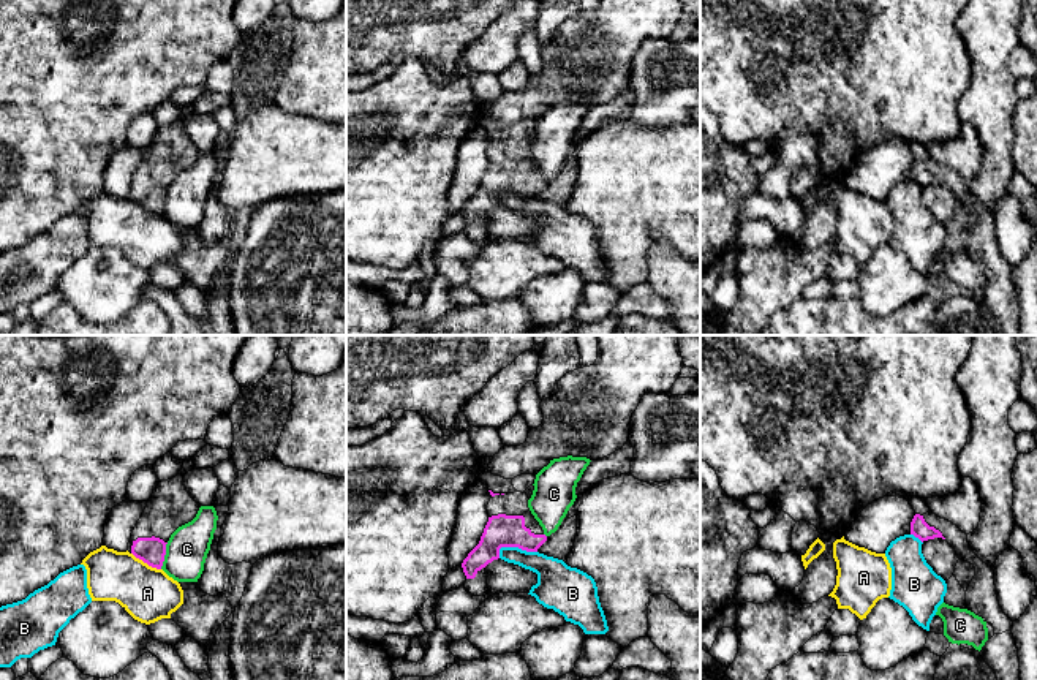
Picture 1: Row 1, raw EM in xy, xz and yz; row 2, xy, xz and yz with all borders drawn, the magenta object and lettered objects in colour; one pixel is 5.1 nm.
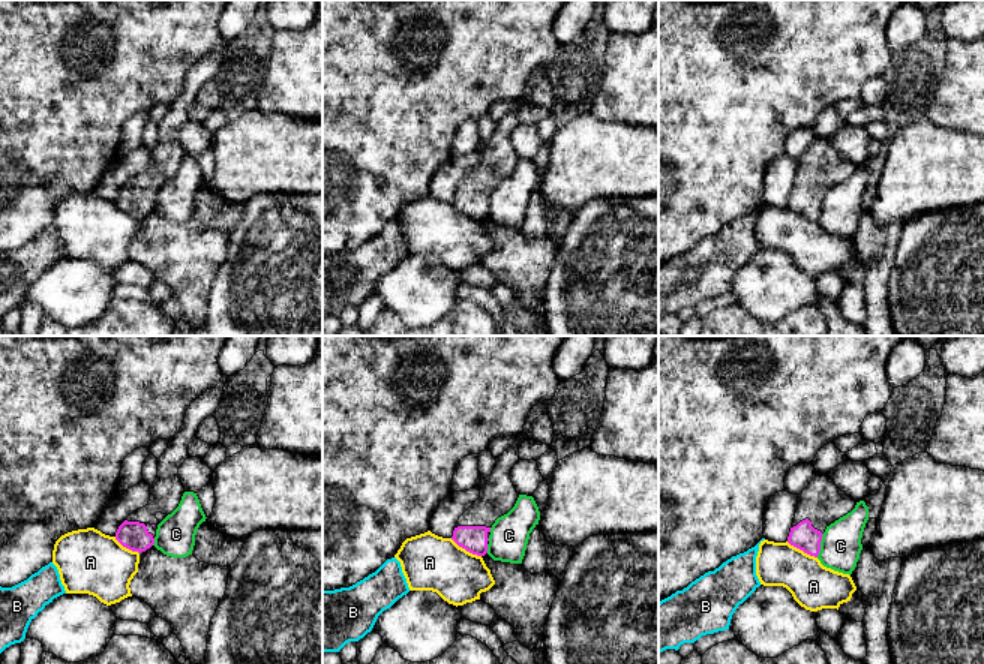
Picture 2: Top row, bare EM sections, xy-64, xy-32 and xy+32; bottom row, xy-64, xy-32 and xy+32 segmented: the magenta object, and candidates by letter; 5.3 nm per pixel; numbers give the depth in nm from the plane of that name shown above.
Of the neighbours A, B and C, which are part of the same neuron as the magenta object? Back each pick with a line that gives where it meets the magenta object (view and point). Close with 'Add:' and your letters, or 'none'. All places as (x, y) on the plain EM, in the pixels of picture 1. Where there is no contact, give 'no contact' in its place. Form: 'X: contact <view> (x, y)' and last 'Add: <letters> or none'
Add: none

